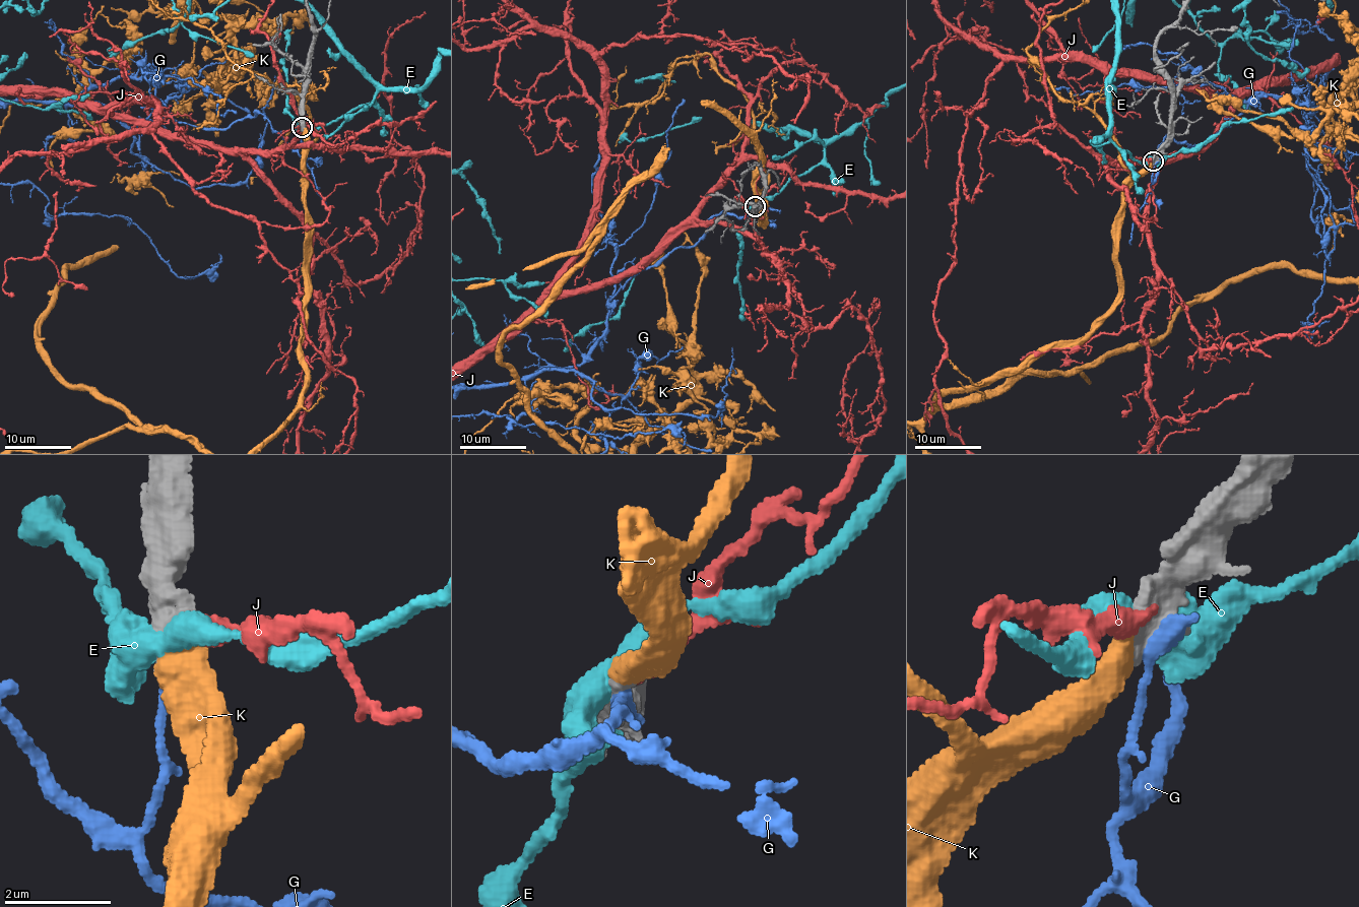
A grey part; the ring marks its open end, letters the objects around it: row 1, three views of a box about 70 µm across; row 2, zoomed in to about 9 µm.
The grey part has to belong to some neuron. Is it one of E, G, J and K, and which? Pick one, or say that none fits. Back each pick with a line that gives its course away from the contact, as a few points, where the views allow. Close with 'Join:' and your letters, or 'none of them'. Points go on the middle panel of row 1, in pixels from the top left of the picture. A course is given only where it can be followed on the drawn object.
Join: K

